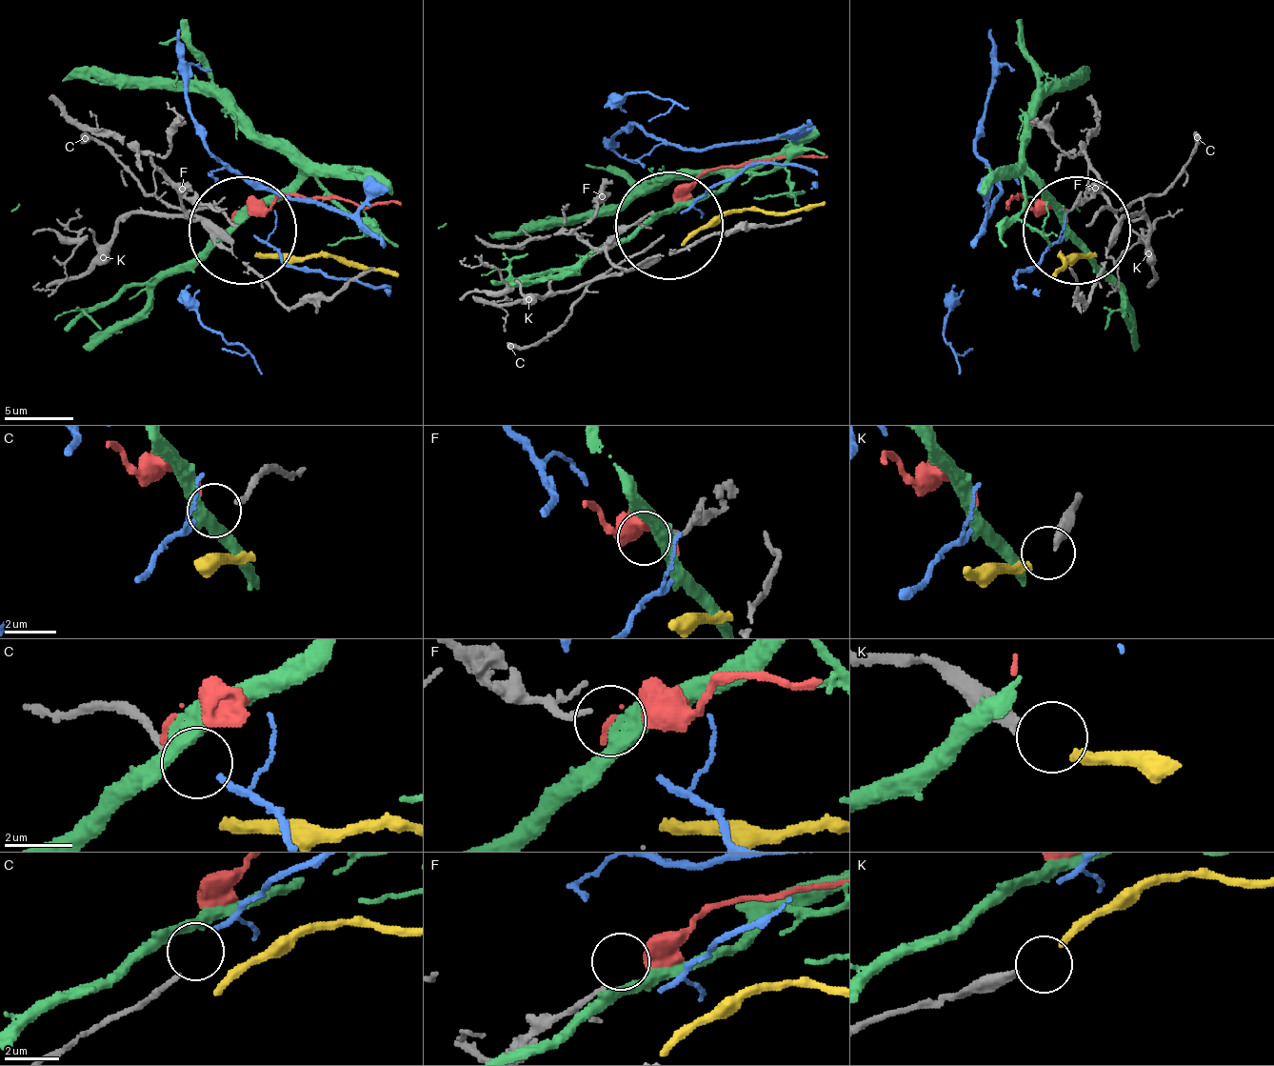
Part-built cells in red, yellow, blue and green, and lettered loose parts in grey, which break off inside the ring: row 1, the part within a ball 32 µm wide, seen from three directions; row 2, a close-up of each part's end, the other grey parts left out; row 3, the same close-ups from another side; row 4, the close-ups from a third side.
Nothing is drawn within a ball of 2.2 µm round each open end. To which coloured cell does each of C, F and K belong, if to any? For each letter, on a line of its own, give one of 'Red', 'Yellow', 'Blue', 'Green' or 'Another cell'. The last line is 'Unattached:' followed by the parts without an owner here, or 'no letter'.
C: Blue
F: Another cell
K: Yellow
Unattached: F

